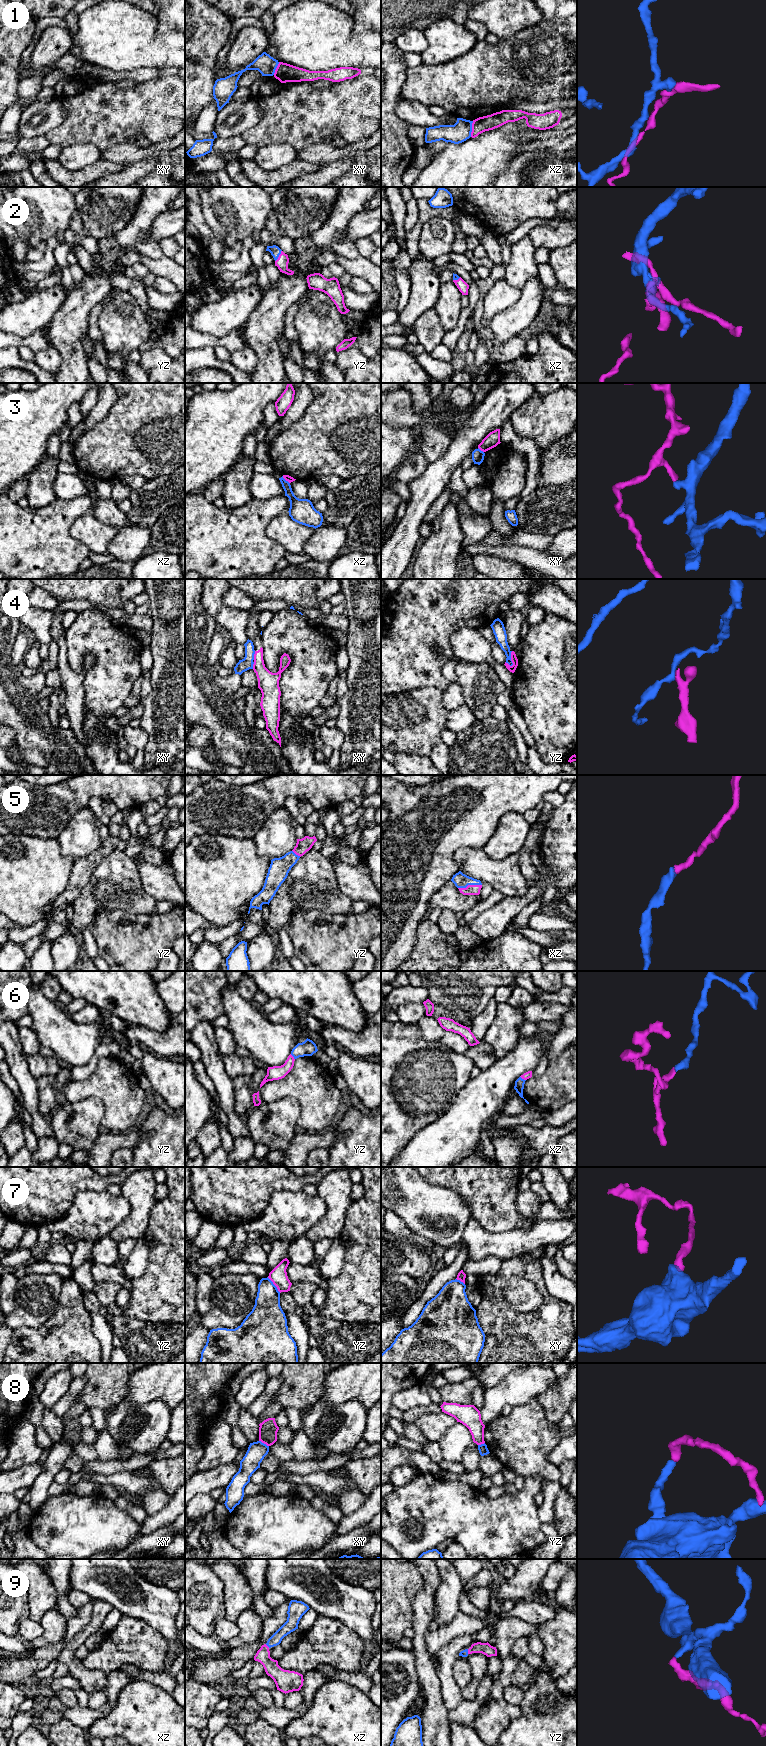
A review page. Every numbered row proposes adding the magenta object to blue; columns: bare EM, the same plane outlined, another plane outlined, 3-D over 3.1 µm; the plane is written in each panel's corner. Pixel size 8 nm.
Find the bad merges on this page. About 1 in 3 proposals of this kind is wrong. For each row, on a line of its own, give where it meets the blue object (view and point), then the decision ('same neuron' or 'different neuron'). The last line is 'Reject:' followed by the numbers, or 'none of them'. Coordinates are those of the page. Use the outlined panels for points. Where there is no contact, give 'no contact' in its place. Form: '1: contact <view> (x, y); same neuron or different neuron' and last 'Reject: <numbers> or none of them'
1: contact xz (471, 129); different neuron
2: contact yz (278, 256); same neuron
3: contact xz (285, 480); different neuron
4: contact yz (510, 659); different neuron
5: contact xz (469, 884); same neuron
6: contact xz (523, 1079); same neuron
7: contact yz (274, 1285); different neuron
8: contact xy (263, 1443); different neuron
9: contact xz (267, 1645); same neuron
Reject: 1, 3, 4, 7, 8

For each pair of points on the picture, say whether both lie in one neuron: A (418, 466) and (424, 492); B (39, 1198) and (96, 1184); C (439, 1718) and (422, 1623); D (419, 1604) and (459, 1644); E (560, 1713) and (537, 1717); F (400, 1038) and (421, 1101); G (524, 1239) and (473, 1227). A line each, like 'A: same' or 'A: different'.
A: different
B: same
C: same
D: different
E: same
F: same
G: same

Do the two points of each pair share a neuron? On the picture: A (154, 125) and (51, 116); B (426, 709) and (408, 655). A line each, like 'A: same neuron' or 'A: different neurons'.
A: different neurons
B: different neurons

